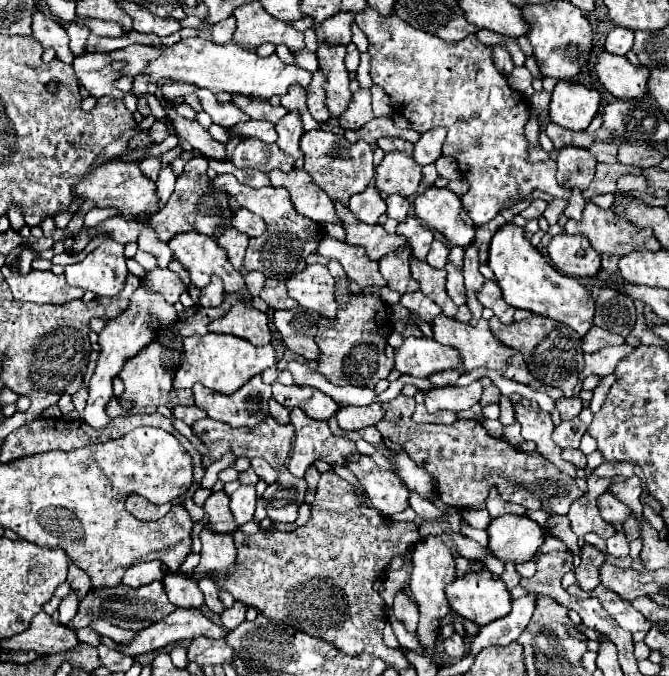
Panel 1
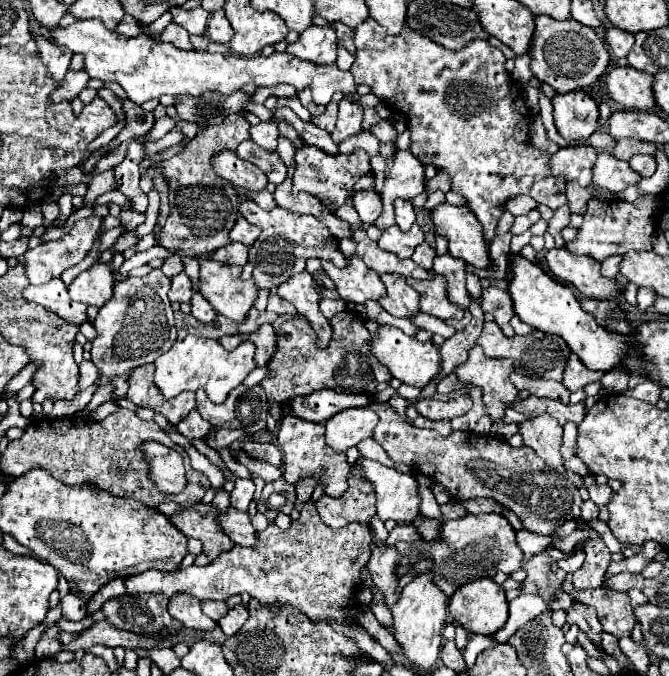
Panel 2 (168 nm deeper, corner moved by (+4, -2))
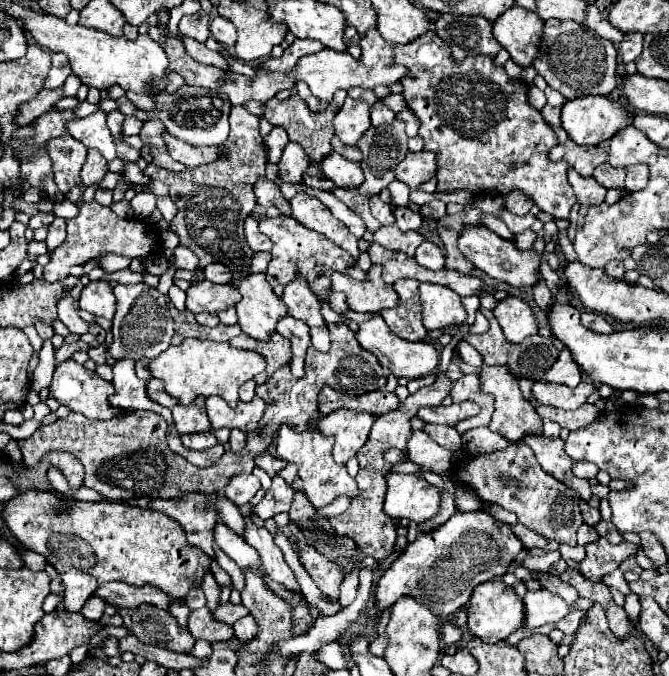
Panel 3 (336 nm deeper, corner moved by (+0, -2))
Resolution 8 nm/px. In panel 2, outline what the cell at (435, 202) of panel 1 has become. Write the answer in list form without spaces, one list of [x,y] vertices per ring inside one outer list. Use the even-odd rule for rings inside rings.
[[[441,203],[431,211],[431,221],[435,231],[449,241],[449,253],[453,257],[471,263],[477,269],[491,267],[489,249],[481,235],[479,221],[467,207],[455,207]]]

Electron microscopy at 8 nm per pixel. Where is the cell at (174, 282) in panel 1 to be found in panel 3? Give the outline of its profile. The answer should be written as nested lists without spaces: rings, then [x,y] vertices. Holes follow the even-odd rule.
[[[199,281],[191,283],[187,289],[187,309],[191,313],[217,313],[235,307],[239,303],[239,297],[241,295],[233,283],[215,285],[211,281]]]

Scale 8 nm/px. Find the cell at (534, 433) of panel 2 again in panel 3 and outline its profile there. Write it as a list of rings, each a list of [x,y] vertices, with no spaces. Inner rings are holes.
[[[527,435],[527,439],[523,439],[523,441],[533,449],[535,457],[545,473],[549,473],[557,481],[565,483],[567,487],[575,489],[583,501],[591,499],[591,485],[588,480],[573,475],[572,459],[567,459],[561,439],[545,439],[545,437]]]

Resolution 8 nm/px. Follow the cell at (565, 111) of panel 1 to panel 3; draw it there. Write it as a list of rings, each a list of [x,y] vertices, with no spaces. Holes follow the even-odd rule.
[[[577,97],[563,105],[563,129],[577,145],[599,145],[633,123],[633,115],[609,97]]]

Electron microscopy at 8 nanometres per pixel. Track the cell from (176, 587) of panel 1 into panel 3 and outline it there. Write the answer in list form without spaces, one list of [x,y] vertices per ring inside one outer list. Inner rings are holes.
[[[201,607],[189,613],[189,633],[195,639],[215,643],[215,641],[229,641],[233,637],[233,627],[219,623],[207,607]]]

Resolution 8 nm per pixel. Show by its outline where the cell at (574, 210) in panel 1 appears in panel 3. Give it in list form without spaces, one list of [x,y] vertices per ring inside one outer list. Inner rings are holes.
[[[569,167],[569,185],[573,187],[581,205],[601,205],[607,193],[607,189],[599,185],[593,177],[583,177],[573,167]]]

